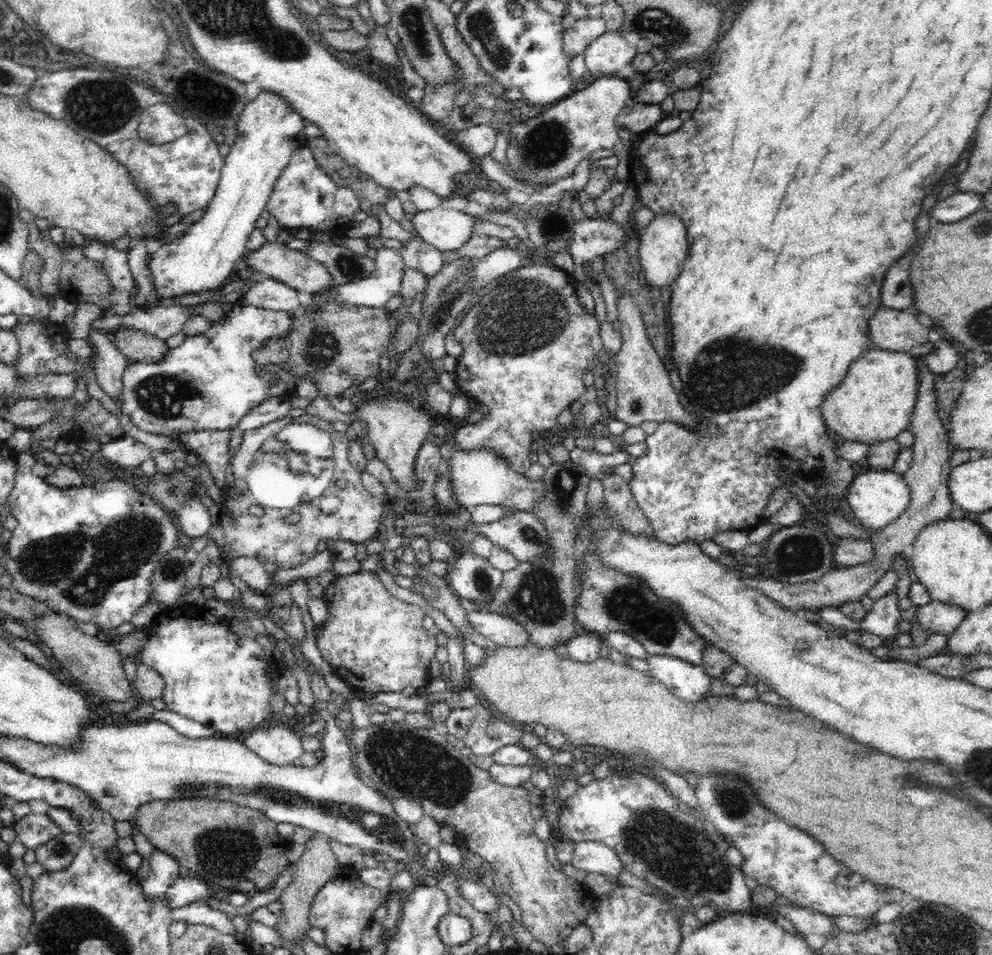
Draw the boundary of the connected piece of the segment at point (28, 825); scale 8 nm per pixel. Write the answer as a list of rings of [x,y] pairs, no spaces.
[[[29,813],[28,816],[13,824],[17,833],[16,842],[23,844],[27,850],[36,851],[42,843],[56,838],[61,829],[44,814]]]

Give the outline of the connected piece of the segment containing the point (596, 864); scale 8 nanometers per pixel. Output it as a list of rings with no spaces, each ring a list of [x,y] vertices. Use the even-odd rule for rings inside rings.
[[[596,842],[574,843],[572,864],[579,870],[602,874],[611,880],[617,879],[624,870],[616,852]]]

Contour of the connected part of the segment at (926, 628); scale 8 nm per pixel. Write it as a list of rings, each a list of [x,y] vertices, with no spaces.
[[[933,601],[918,607],[916,616],[918,616],[920,628],[926,634],[948,635],[964,620],[967,614],[967,610],[964,610],[962,606]]]

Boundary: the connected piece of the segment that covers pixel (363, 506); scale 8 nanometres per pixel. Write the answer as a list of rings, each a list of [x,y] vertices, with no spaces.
[[[302,414],[298,417],[286,415],[284,418],[270,422],[266,426],[243,432],[240,448],[235,450],[230,458],[230,473],[234,475],[233,485],[226,488],[225,497],[220,503],[220,525],[225,534],[223,551],[230,559],[240,557],[264,556],[267,562],[272,562],[282,569],[288,569],[298,564],[304,564],[306,560],[316,556],[316,546],[320,540],[332,539],[361,543],[378,537],[382,531],[382,513],[384,512],[384,499],[370,495],[361,481],[361,474],[352,474],[351,463],[346,460],[344,454],[333,454],[336,468],[328,482],[326,491],[319,497],[313,498],[306,504],[298,504],[294,508],[271,508],[260,506],[264,509],[262,516],[248,513],[248,508],[256,504],[255,498],[249,491],[247,478],[254,460],[254,454],[260,450],[262,443],[271,436],[276,436],[287,424],[311,424],[325,430],[330,434],[336,434],[330,425],[331,422],[320,417]]]

